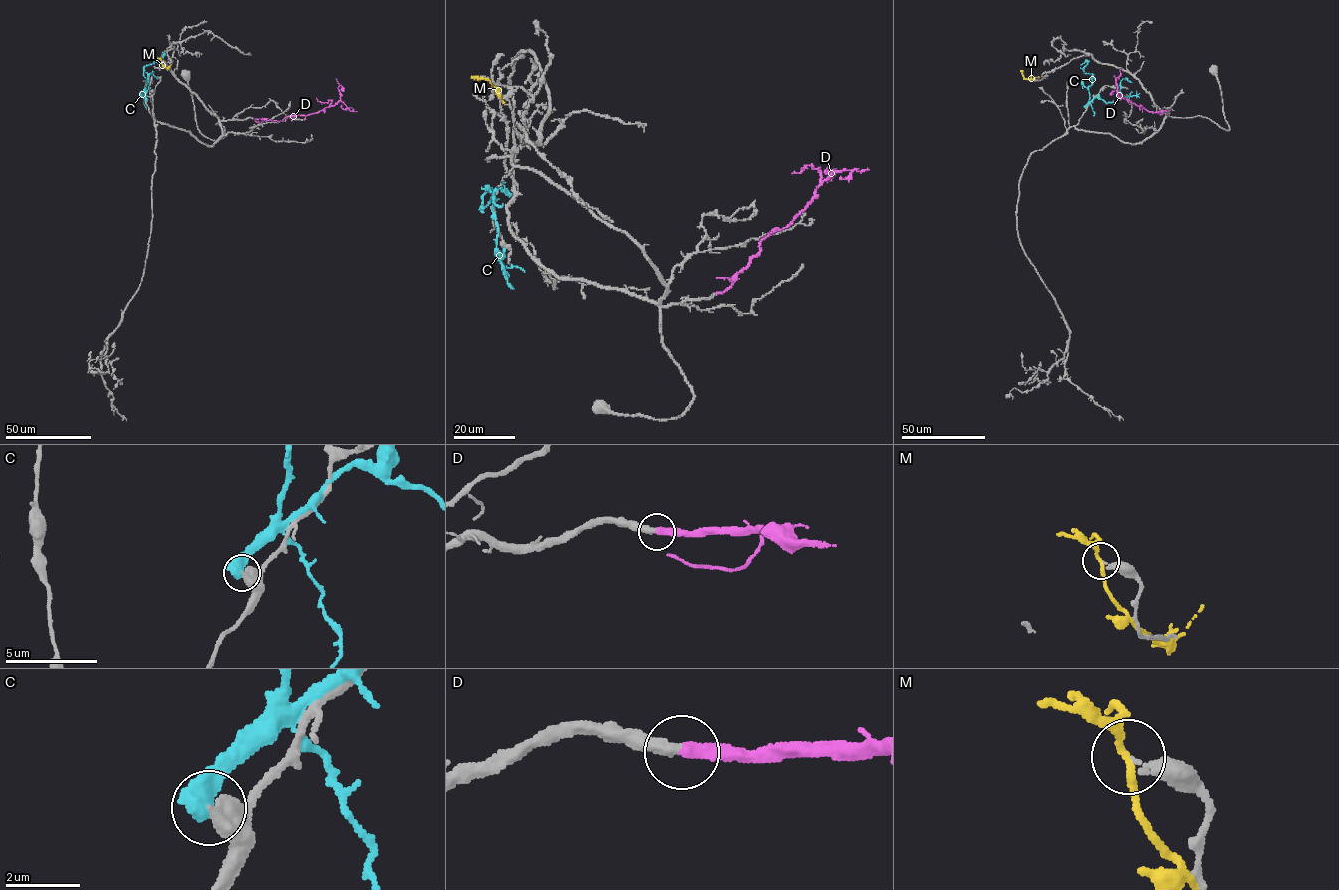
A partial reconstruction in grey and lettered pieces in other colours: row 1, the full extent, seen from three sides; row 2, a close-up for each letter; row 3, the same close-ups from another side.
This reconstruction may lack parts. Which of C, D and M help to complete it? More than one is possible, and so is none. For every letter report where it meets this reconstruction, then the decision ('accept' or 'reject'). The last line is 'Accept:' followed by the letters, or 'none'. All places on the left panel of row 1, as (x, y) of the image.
C: contact (146, 99); reject
D: contact (254, 119); accept
M: contact (161, 61); reject
Accept: D

